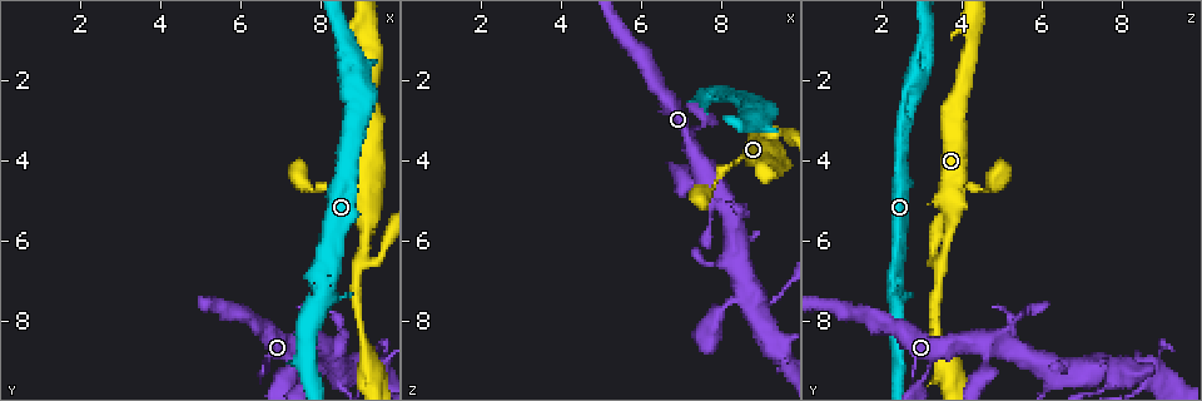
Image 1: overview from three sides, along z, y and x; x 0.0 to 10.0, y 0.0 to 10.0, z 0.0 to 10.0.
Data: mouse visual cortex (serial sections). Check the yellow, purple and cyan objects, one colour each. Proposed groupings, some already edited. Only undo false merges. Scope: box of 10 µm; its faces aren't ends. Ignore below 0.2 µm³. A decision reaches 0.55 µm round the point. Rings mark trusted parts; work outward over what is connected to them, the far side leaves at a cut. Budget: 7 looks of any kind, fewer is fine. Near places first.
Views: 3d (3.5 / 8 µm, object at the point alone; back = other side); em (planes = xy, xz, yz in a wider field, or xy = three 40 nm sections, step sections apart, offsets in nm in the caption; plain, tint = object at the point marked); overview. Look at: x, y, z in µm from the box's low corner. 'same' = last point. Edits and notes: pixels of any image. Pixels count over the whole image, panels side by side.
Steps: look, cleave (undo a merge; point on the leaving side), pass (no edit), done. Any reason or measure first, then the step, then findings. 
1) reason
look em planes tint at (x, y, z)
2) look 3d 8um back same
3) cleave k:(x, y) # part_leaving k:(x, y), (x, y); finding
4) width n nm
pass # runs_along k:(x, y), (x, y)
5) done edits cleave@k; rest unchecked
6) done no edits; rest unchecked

thick turns thin
look 3d 3.5um back at (7.95, 7.20, 2.20)

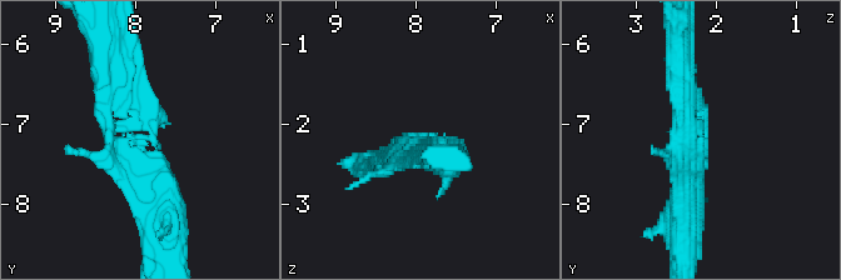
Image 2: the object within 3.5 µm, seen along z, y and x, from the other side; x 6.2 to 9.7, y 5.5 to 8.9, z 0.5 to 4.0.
arm_widths 300, 400 nm
look em xy step 5 plain at (8.00, 7.25, 2.20)

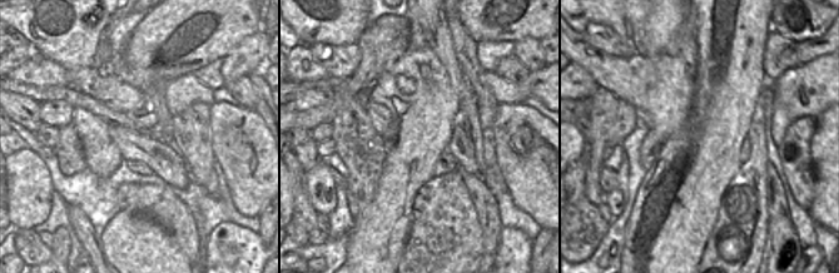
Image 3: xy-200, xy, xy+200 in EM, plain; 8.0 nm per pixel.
where the object lies
look em xy step 5 tint same

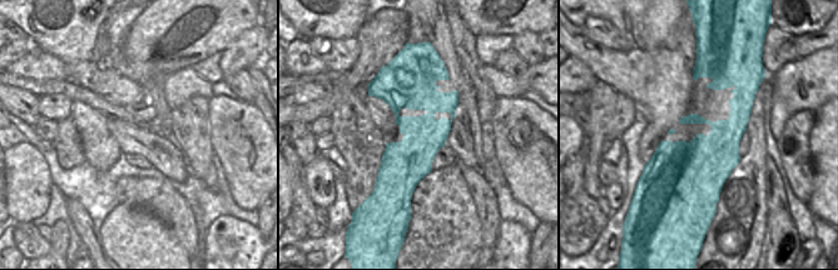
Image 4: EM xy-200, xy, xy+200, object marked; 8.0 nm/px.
pass # runs_along 2:(117, 65), (167, 214); one cell here

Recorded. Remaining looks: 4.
branch point
look 3d 3.5um at (9.00, 6.30, 3.50)

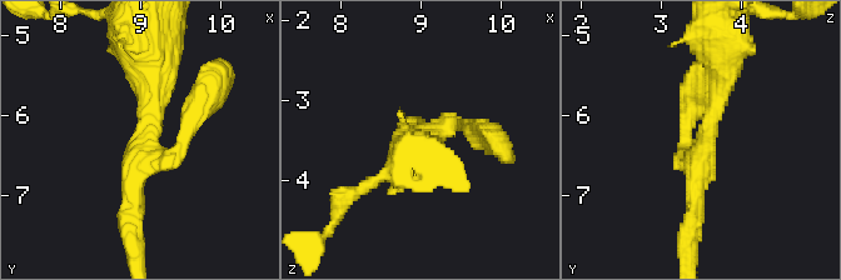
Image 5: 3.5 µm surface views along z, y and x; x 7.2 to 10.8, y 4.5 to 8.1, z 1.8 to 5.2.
arms 3; arm_widths 200, 250, 400 nm
look em xy step 2 tint at (9.00, 6.30, 3.50)

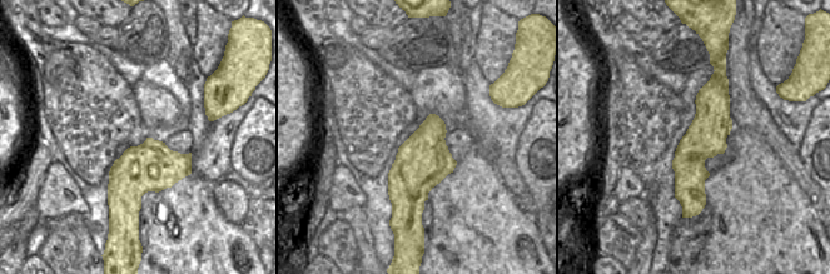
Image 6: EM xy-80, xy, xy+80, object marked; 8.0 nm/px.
pass # runs_along 6:(715, 76), (692, 204); continuous, no second cell

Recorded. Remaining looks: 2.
done no edits; rest unchecked

